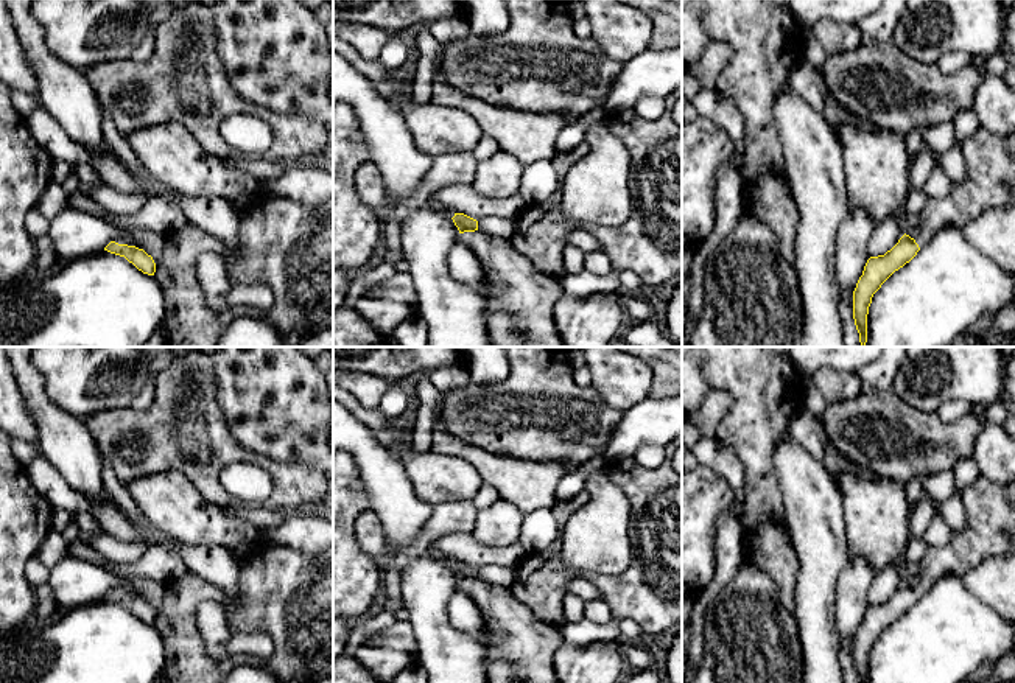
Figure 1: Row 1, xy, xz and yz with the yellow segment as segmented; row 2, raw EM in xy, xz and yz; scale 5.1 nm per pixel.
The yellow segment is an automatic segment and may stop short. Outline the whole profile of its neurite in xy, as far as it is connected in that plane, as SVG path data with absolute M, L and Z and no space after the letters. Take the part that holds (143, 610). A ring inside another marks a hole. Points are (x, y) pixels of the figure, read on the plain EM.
M118 577L118 583L104 596L104 599L125 605L143 622L154 624L156 621L156 611L153 605L135 594L128 577Z

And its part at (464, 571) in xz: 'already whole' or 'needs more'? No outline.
needs more

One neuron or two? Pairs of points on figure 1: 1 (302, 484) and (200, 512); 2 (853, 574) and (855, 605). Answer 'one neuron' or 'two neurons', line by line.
1: two neurons
2: one neuron

